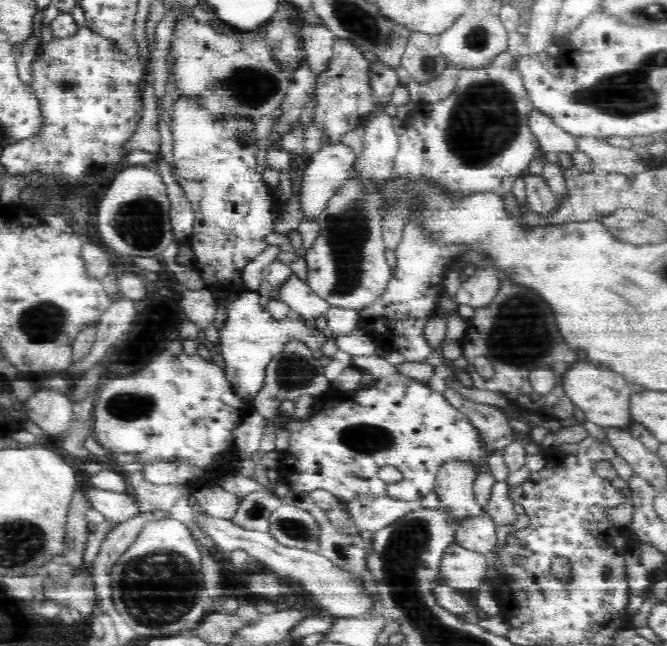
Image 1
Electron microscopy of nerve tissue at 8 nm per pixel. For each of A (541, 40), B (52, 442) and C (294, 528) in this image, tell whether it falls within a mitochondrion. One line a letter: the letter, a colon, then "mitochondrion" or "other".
A: other
B: other
C: mitochondrion

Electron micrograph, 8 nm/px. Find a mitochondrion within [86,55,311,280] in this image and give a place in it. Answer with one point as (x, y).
(248, 86)

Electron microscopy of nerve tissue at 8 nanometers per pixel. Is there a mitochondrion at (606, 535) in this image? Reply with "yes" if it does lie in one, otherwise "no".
no

